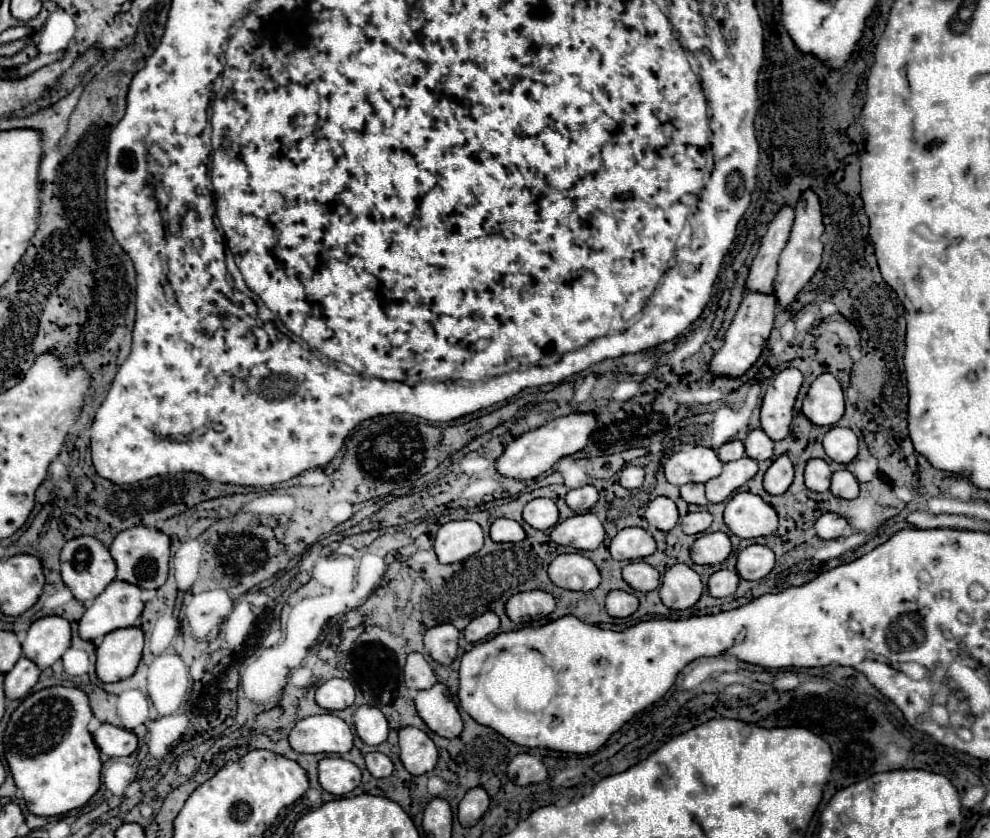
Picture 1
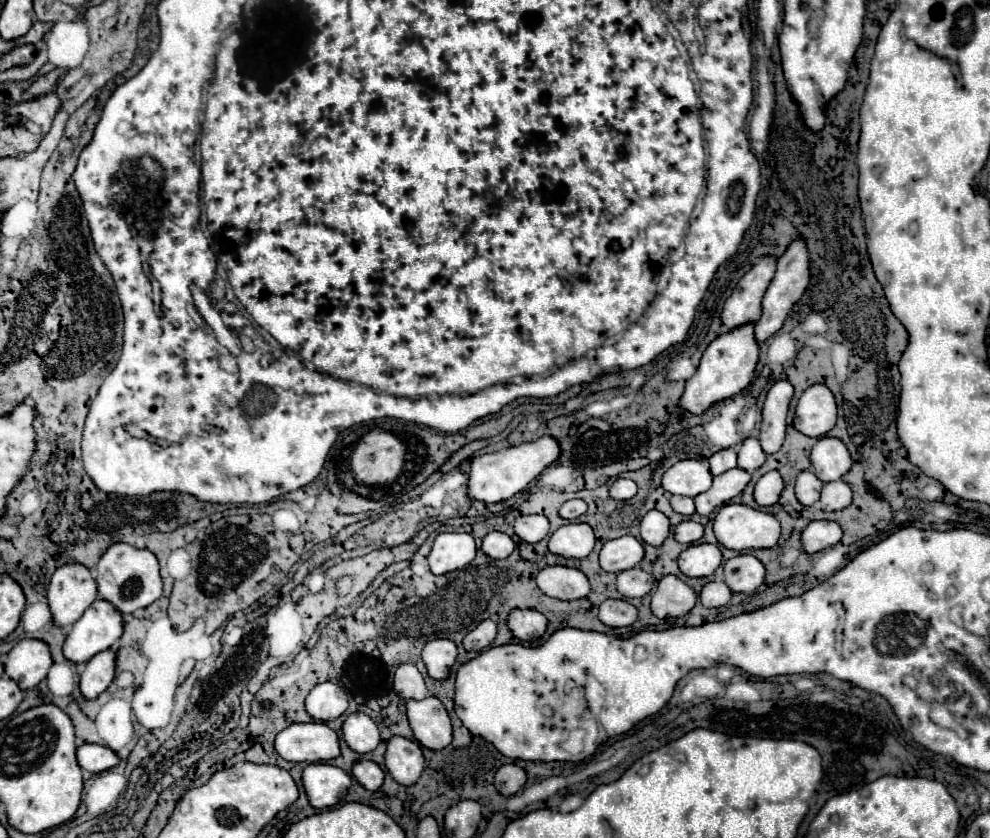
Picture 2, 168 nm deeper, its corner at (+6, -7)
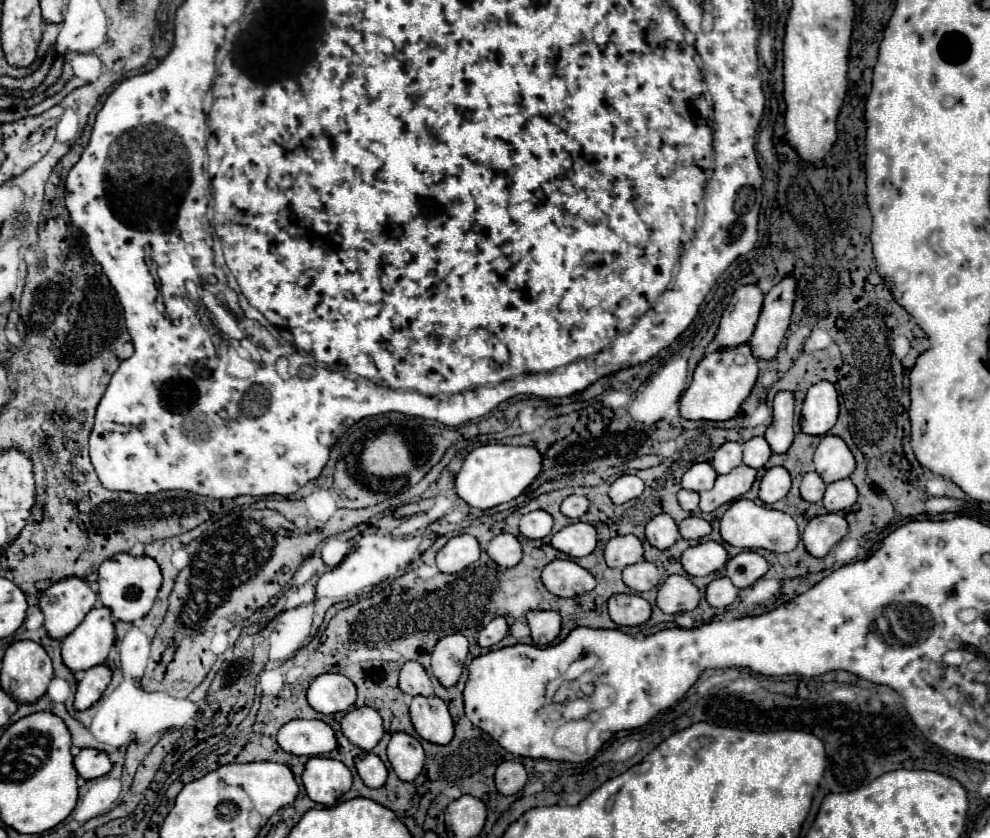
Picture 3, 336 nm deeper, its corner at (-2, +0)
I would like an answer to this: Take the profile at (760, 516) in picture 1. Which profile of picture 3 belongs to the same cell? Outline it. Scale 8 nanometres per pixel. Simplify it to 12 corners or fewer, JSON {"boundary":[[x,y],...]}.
{"boundary":[[732,502],[720,520],[732,546],[792,552],[800,540],[792,516]]}

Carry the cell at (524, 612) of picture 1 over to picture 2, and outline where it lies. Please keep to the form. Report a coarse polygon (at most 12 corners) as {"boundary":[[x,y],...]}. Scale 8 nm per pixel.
{"boundary":[[512,609],[508,627],[520,641],[546,631],[536,609]]}

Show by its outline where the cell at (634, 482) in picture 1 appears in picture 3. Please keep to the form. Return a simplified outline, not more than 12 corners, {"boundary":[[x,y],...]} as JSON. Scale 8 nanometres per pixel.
{"boundary":[[632,474],[620,476],[610,486],[610,500],[624,504],[644,490]]}

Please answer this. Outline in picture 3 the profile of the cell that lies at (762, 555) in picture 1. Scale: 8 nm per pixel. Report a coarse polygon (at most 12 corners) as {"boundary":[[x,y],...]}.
{"boundary":[[740,552],[726,564],[736,588],[748,588],[768,572],[758,552]]}

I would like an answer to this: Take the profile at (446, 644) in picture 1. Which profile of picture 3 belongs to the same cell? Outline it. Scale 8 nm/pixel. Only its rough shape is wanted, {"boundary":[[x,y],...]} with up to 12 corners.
{"boundary":[[442,638],[432,652],[432,674],[446,688],[464,670],[468,640]]}

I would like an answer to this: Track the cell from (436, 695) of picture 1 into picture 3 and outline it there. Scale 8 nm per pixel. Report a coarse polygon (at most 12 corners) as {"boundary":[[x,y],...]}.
{"boundary":[[414,696],[414,730],[432,744],[454,736],[448,706],[436,696]]}

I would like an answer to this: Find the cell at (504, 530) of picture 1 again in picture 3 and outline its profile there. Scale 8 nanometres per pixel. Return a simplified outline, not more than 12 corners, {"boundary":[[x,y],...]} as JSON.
{"boundary":[[500,534],[486,554],[502,568],[522,560],[522,548],[516,536]]}

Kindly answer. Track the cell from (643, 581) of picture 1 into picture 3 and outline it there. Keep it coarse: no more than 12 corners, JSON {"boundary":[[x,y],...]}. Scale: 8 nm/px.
{"boundary":[[652,562],[622,570],[624,584],[636,592],[652,590],[660,572]]}

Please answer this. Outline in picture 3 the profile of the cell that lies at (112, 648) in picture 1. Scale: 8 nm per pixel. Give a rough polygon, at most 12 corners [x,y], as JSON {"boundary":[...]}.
{"boundary":[[106,664],[86,670],[74,708],[90,708],[104,694],[112,672]]}

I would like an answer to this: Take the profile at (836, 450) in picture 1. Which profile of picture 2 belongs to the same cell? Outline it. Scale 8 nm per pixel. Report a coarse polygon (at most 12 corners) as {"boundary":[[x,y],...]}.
{"boundary":[[820,437],[812,467],[820,481],[840,479],[852,465],[836,437]]}

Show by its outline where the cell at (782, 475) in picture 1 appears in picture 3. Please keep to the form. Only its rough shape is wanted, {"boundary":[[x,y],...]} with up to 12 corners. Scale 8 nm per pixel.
{"boundary":[[770,468],[760,482],[760,500],[774,504],[790,490],[790,474]]}

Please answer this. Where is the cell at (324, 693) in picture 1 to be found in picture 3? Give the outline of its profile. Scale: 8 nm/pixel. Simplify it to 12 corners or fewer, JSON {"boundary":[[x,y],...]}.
{"boundary":[[320,674],[308,702],[322,714],[346,712],[356,688],[342,674]]}

